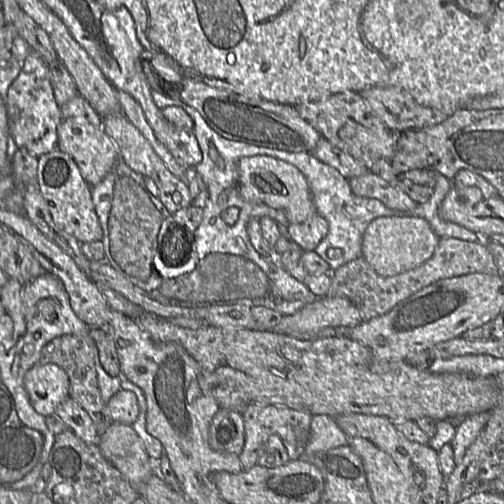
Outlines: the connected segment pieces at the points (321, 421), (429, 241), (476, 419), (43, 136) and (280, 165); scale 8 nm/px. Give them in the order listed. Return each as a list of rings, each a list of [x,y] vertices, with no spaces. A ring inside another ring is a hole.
[[[326,414],[312,415],[310,438],[303,456],[347,445],[346,435],[335,421],[335,417]]]
[[[379,217],[369,223],[363,234],[361,254],[377,274],[390,277],[412,270],[430,259],[439,239],[429,223],[421,217]]]
[[[486,411],[468,415],[459,420],[455,436],[450,442],[456,465],[461,463],[466,450],[481,434],[491,416],[490,412]]]
[[[30,51],[25,58],[21,72],[8,89],[5,104],[10,137],[18,148],[36,157],[57,149],[61,108],[55,100],[49,69],[37,52]]]
[[[257,155],[241,158],[237,167],[237,185],[244,199],[283,211],[288,224],[304,222],[317,213],[307,180],[294,165],[275,157]]]

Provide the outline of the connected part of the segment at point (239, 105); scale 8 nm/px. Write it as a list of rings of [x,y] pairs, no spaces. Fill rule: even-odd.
[[[189,78],[167,84],[169,90],[178,86],[178,98],[195,108],[206,122],[226,139],[287,152],[312,153],[321,138],[321,134],[303,119],[292,105],[260,97],[243,97]]]

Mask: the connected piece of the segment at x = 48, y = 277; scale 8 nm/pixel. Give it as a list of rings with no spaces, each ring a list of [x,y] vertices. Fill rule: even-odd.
[[[44,273],[35,280],[22,286],[23,310],[34,309],[37,304],[36,299],[43,297],[51,299],[56,303],[55,316],[58,317],[59,304],[66,306],[70,304],[69,295],[62,281],[51,273]],[[44,296],[44,297],[43,297]]]

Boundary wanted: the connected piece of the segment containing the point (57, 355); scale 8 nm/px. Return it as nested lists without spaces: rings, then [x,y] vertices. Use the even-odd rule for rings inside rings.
[[[62,335],[52,339],[41,350],[38,363],[53,363],[61,367],[70,381],[70,397],[91,417],[97,433],[102,435],[113,423],[107,404],[99,390],[95,367],[95,345],[90,336]]]

